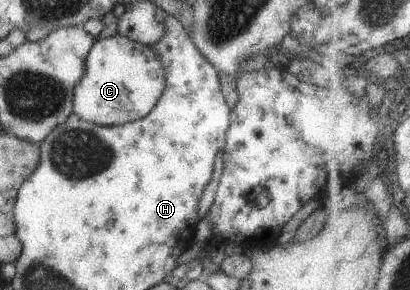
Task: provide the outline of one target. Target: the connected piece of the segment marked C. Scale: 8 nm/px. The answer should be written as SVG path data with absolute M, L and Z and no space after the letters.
M121 36L96 38L84 60L84 73L76 82L72 112L99 126L117 126L144 117L156 105L165 88L161 61L151 46Z

